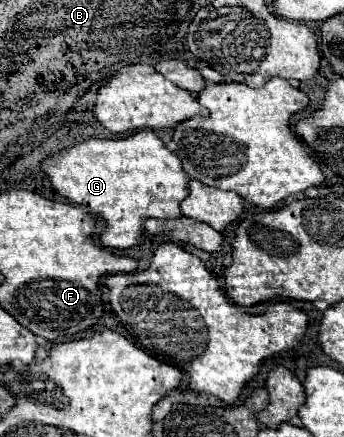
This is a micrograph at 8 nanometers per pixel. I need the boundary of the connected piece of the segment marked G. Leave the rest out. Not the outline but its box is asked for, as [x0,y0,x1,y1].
[42,131,188,249]

